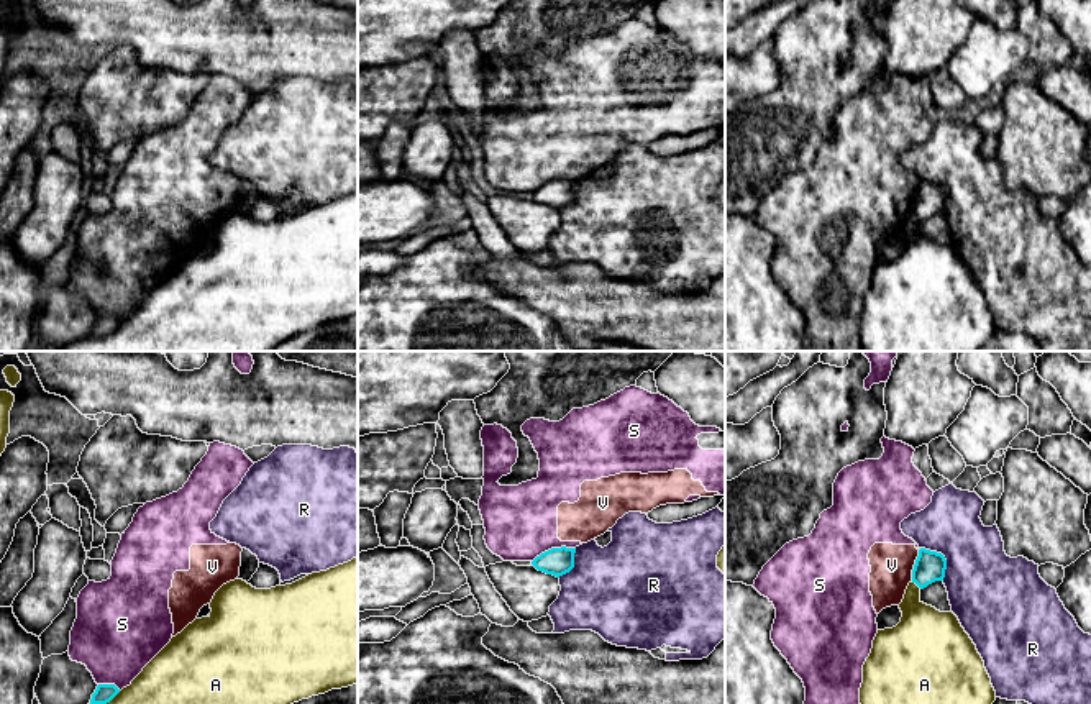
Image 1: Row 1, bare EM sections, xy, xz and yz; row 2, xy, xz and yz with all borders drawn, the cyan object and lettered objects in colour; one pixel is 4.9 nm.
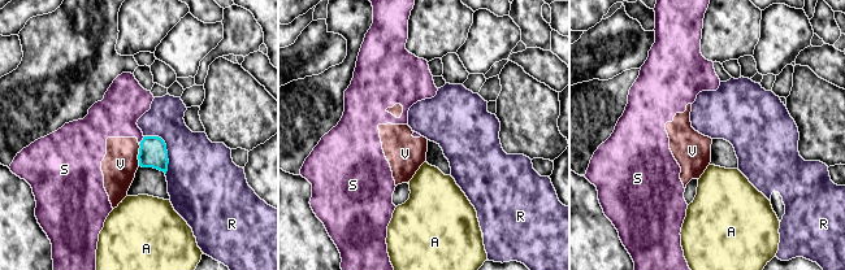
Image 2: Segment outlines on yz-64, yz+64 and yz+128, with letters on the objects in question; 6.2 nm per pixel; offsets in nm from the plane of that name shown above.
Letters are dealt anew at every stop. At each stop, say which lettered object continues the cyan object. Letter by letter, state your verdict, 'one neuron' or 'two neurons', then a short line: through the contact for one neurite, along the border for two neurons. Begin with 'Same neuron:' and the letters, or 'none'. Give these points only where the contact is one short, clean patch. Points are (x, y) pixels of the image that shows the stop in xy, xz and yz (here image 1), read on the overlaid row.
Same neuron: none
A: two neurons
R: two neurons
S: two neurons
V: two neurons

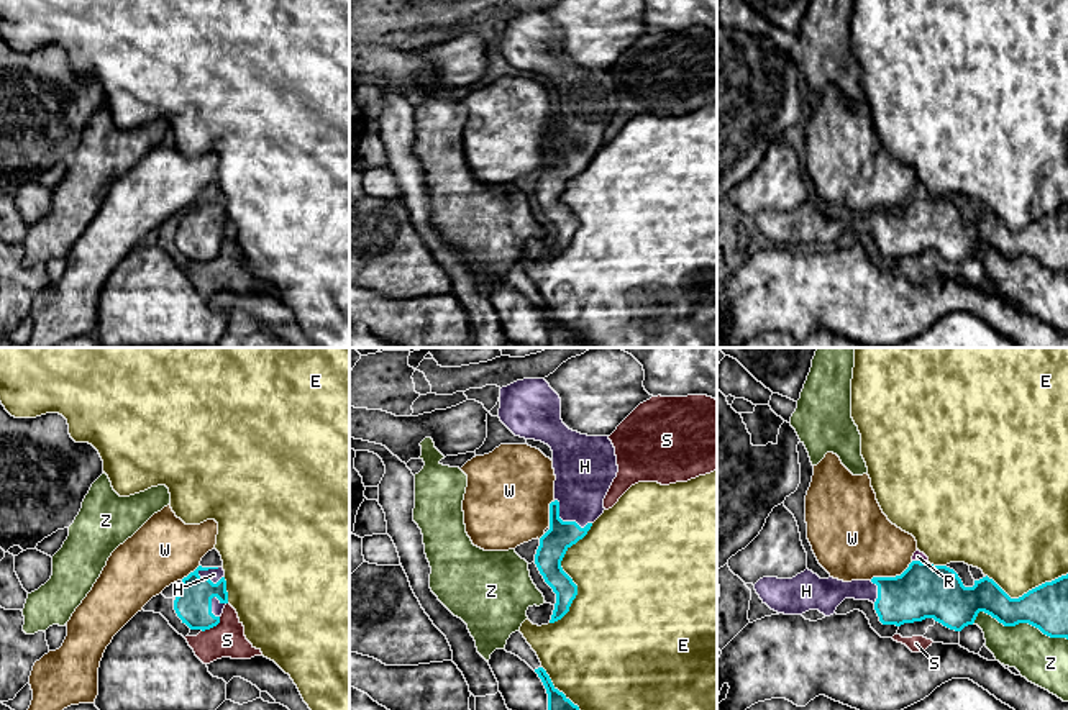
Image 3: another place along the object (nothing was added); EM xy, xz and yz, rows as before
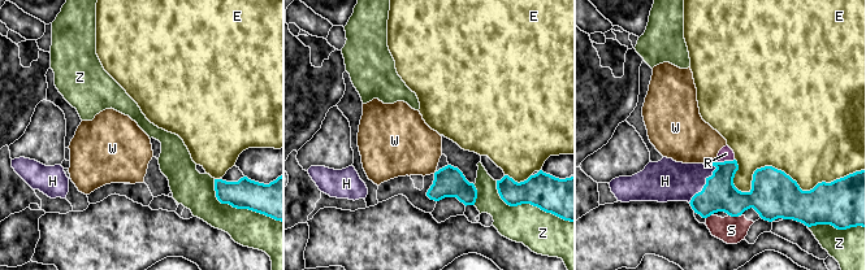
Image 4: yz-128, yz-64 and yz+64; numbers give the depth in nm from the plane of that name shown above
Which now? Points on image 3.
Same neuron: H, R
E: two neurons
H: one neuron
R: one neuron; line yz (924, 591), (919, 561), (917, 556)
S: two neurons; line xy (220, 617), (215, 625), (202, 632)
W: two neurons; line yz (912, 561), (899, 574), (873, 576), (870, 579)
Z: two neurons

